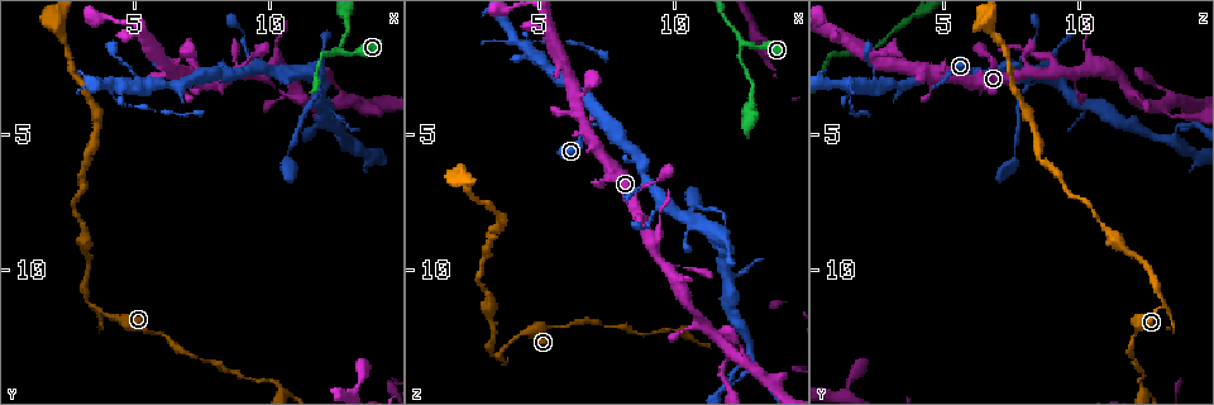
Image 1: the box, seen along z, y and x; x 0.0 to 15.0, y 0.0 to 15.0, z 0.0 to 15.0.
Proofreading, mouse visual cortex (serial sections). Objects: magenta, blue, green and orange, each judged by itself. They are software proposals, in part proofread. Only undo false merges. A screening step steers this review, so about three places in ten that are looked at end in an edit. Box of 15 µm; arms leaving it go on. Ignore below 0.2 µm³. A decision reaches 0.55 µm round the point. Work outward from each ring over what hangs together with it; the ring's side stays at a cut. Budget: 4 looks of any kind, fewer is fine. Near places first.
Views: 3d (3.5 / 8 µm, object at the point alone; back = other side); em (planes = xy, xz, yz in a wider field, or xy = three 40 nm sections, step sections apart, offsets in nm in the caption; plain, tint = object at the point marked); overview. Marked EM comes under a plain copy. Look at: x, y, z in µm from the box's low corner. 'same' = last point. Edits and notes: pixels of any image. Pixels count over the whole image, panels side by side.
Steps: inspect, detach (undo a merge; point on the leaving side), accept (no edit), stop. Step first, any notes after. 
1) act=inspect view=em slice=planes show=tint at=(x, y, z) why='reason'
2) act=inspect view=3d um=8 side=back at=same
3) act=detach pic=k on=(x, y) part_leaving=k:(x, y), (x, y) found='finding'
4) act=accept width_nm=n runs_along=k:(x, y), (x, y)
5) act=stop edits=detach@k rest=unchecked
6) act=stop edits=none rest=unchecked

act=inspect view=3d um=8 at=(12.5, 2.0, 1.6) why='branch point'

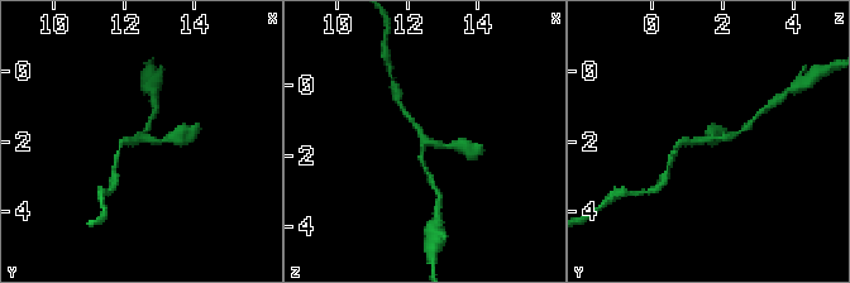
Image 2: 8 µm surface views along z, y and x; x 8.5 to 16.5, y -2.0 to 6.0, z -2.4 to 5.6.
act=inspect view=em slice=xy step=1 show=tint at=(12.6, 1.9, 1.7)

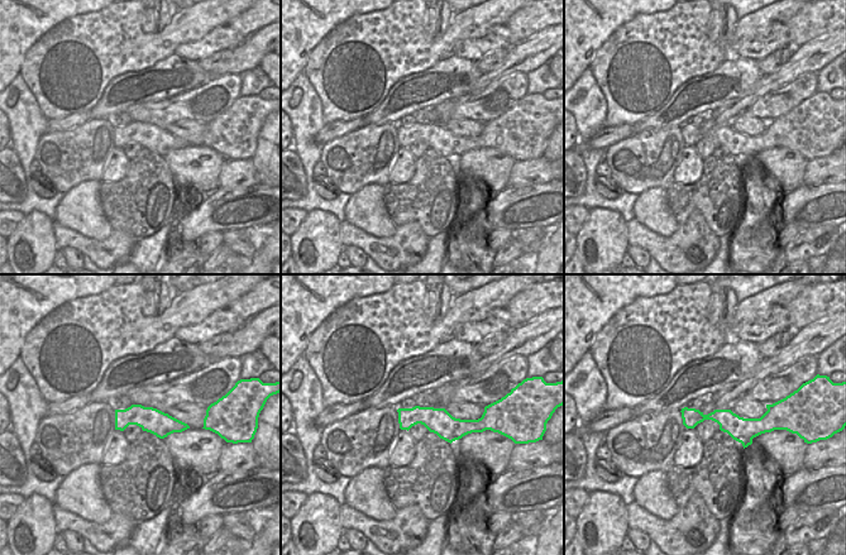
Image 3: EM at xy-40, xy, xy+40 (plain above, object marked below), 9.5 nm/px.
act=accept runs_along=3:(401, 411), (444, 425), (477, 424) found='all the same cell'

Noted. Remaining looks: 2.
act=inspect view=3d um=8 side=back at=(11.9, 2.9, 8.6) why='thin arm on a thick one'

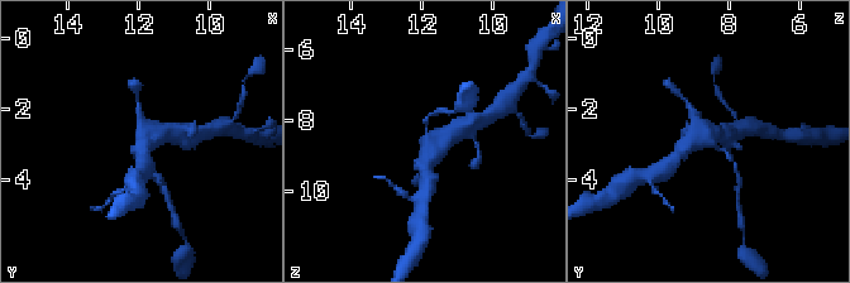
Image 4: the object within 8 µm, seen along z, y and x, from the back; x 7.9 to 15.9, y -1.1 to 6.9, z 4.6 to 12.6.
act=inspect view=em slice=xy step=2 show=tint at=(11.8, 2.8, 8.6)

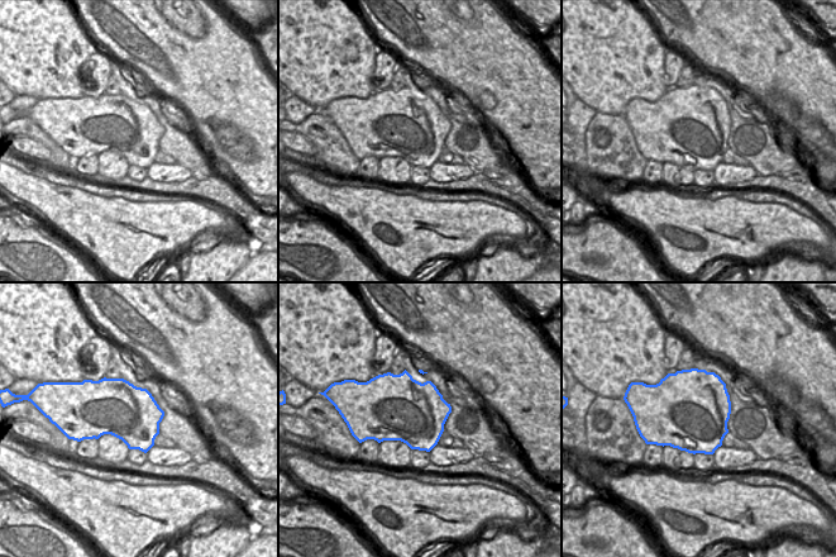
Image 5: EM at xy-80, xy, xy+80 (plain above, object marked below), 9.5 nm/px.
act=accept found='continuous, no second cell'

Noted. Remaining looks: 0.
act=stop edits=none rest=unchecked

